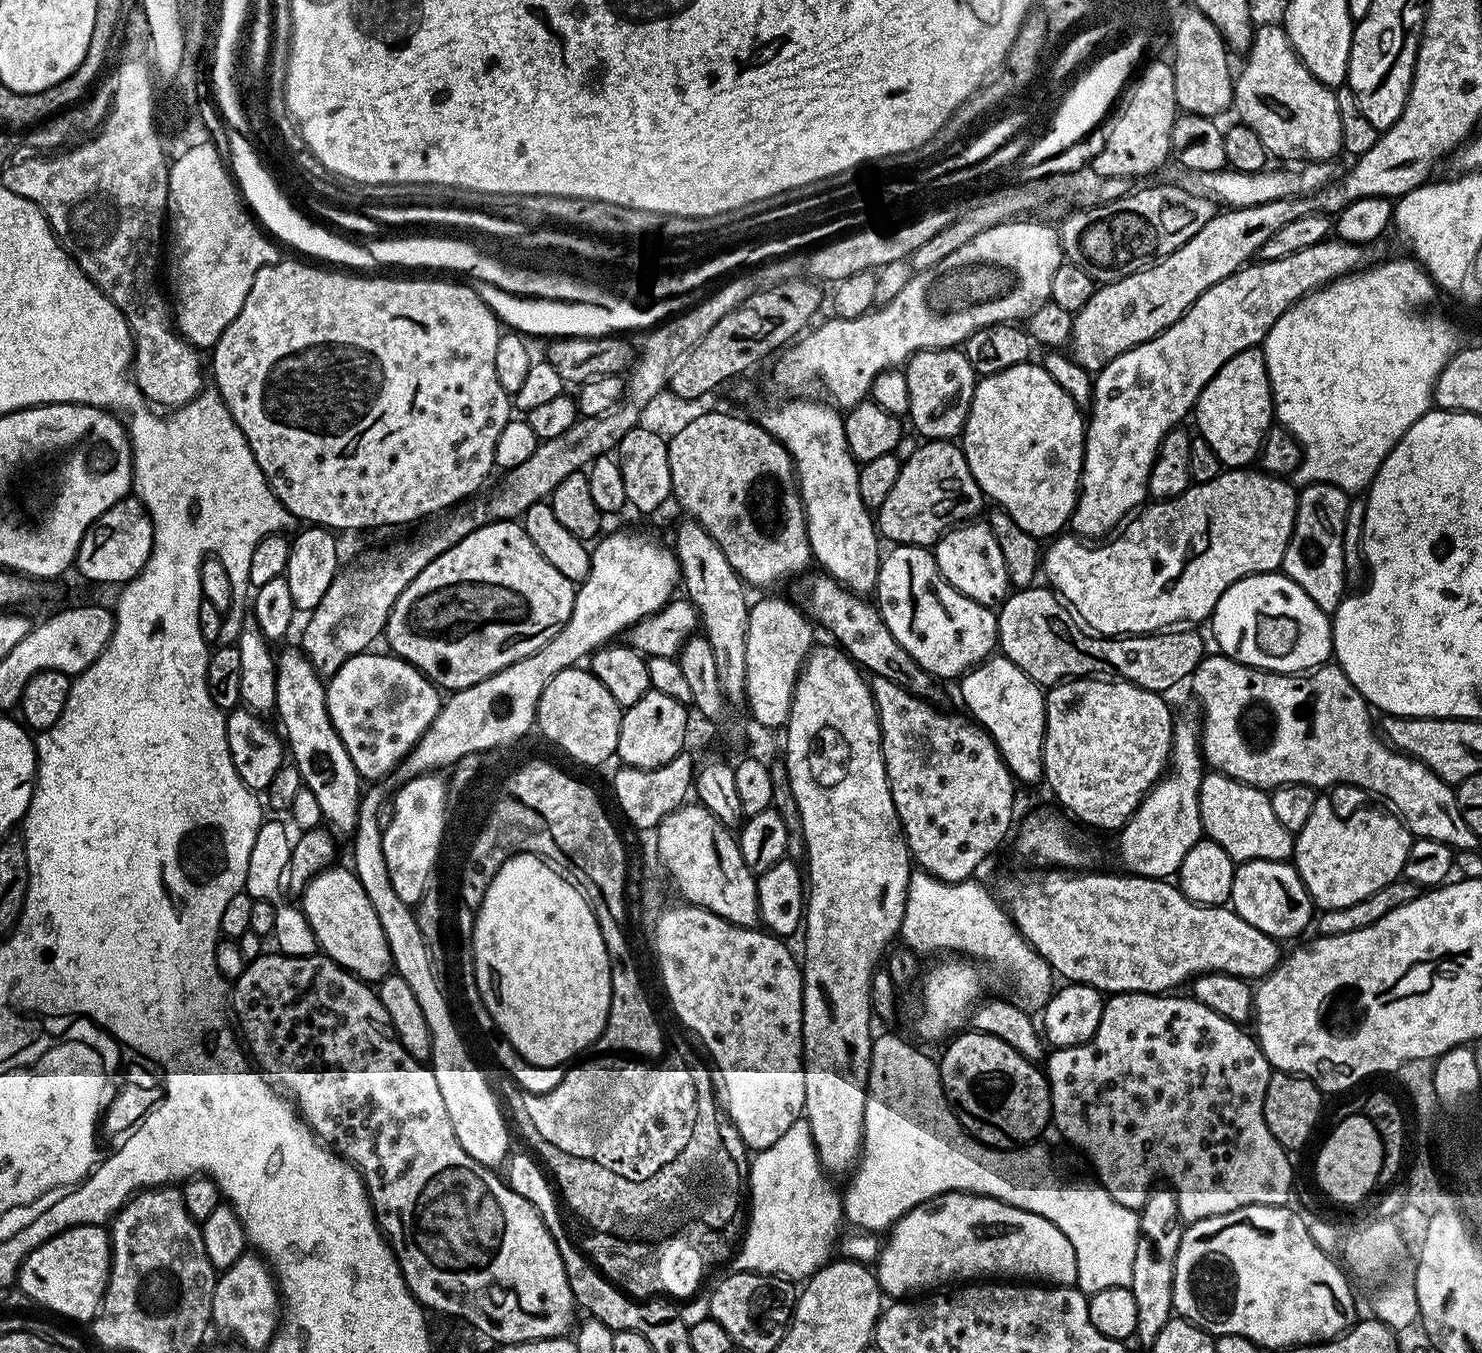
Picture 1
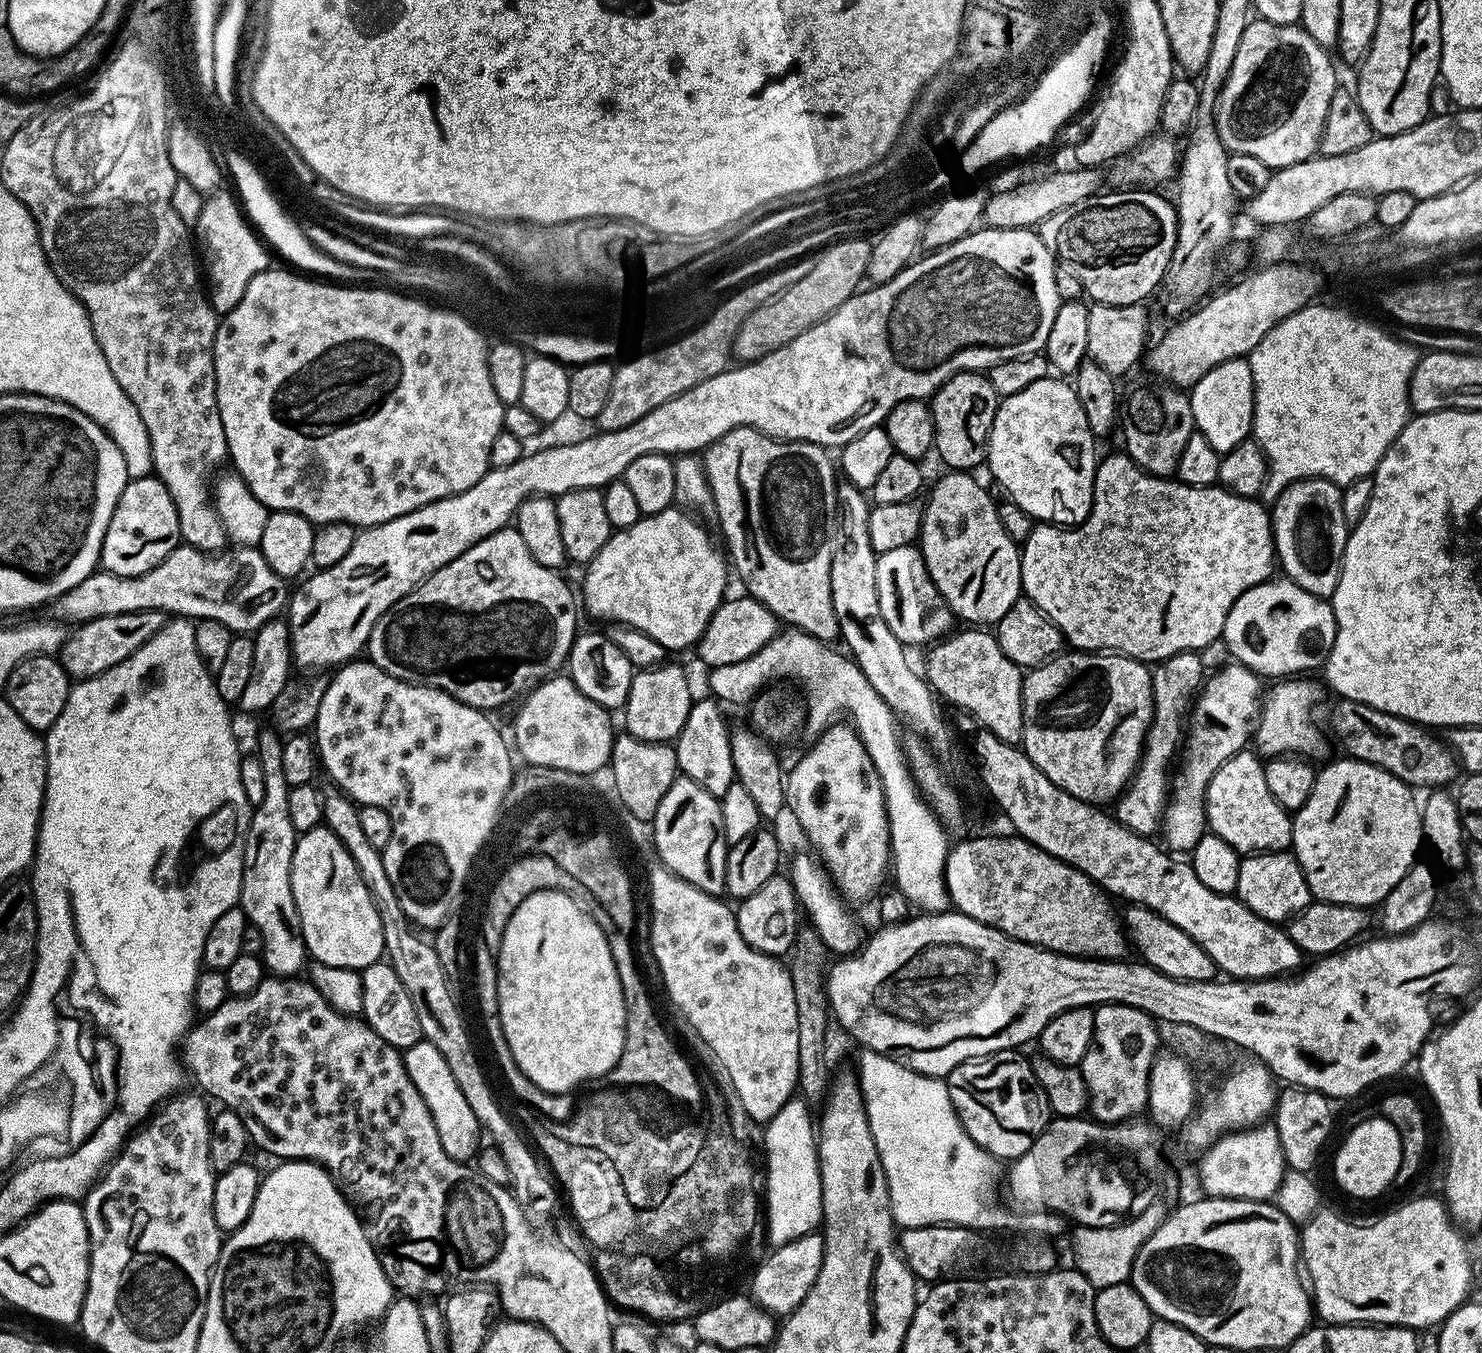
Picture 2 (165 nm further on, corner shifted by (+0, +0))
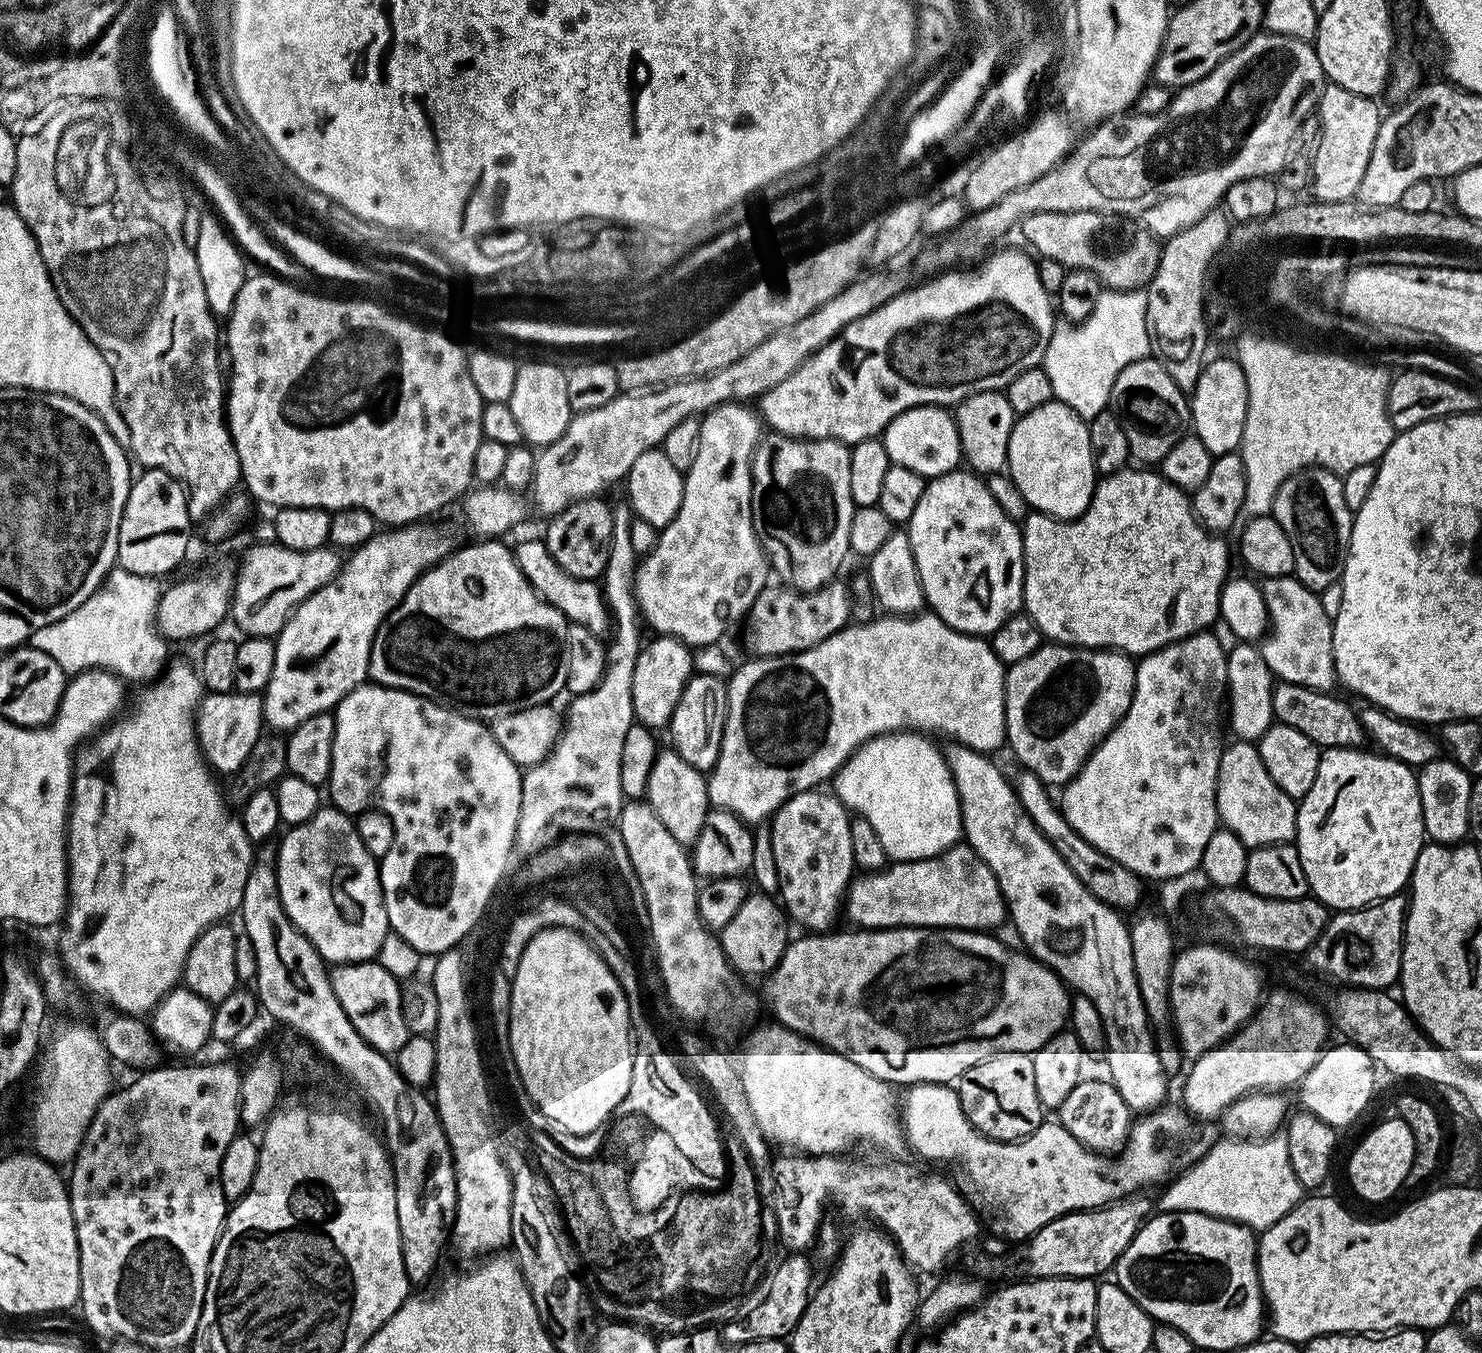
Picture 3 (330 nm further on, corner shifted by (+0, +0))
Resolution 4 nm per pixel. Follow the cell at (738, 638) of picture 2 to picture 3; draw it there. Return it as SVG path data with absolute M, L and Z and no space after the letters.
M837 578L813 592L798 592L791 586L763 588L758 598L754 598L752 610L746 617L748 648L752 651L749 653L762 657L801 652L849 627L852 598L849 585L842 580Z

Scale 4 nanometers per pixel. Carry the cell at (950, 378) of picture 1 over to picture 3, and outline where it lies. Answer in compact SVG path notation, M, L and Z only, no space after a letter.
M1000 390L970 394L955 405L954 419L963 463L976 474L1003 473L1008 463L1010 430L1018 419L1007 395Z

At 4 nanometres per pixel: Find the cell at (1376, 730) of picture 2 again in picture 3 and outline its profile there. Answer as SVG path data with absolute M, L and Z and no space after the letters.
M1283 682L1275 685L1272 692L1270 707L1275 723L1294 726L1298 734L1306 734L1310 742L1314 742L1317 748L1358 748L1363 749L1366 744L1364 727L1360 721L1357 709L1351 708L1344 700L1339 700L1336 694L1327 692L1315 692L1312 688L1286 684Z

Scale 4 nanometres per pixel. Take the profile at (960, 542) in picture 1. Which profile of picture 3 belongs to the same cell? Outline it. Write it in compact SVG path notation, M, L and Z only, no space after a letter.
M957 470L929 479L924 485L922 498L918 498L918 507L908 519L906 531L914 550L914 562L918 566L918 578L922 582L927 607L940 616L942 622L959 632L984 638L1021 611L1024 602L1022 528L1017 521L1002 514L987 483L979 475Z

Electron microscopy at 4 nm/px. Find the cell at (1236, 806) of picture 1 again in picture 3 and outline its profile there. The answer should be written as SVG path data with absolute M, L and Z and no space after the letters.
M1236 740L1224 749L1218 762L1216 814L1219 823L1244 843L1245 848L1265 848L1267 844L1287 844L1296 839L1298 804L1270 778L1255 743Z

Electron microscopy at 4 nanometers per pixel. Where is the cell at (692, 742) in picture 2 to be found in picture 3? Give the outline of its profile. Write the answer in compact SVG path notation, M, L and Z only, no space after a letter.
M692 675L678 698L678 706L672 715L670 733L671 747L684 759L690 762L699 772L709 773L718 762L722 746L724 719L728 716L728 685L718 676Z

